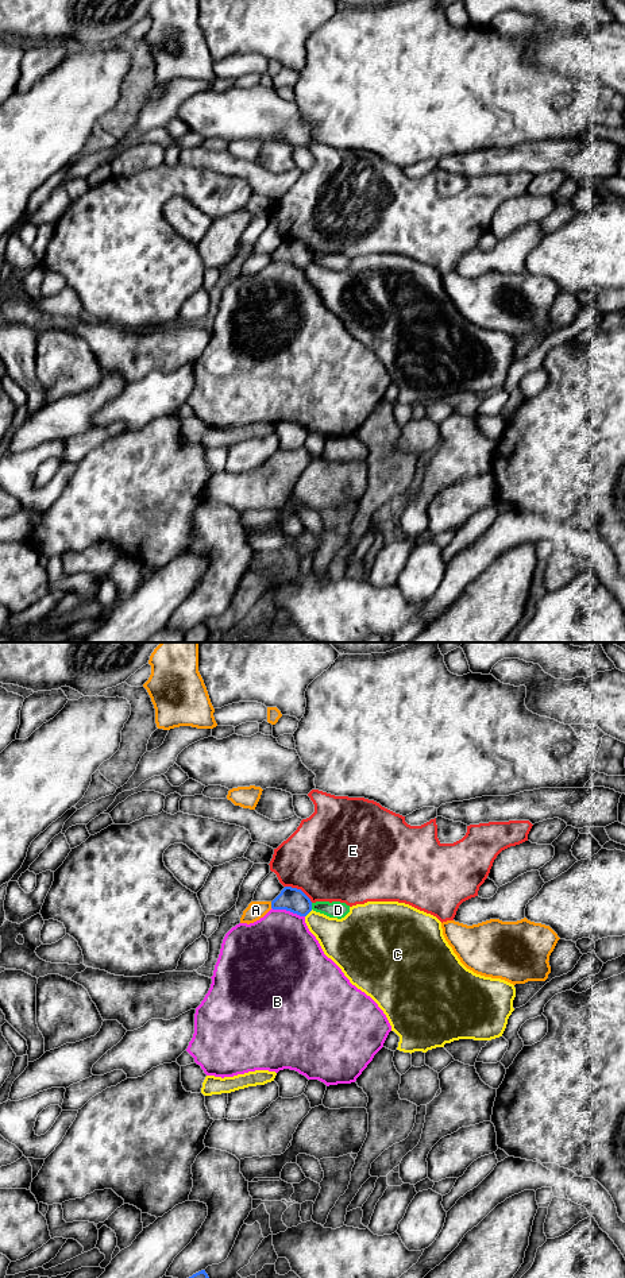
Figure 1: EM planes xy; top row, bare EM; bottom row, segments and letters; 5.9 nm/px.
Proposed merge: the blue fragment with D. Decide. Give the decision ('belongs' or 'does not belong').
does not belong

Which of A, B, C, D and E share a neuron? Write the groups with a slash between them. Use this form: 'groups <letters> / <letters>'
groups A / B / C / D / E

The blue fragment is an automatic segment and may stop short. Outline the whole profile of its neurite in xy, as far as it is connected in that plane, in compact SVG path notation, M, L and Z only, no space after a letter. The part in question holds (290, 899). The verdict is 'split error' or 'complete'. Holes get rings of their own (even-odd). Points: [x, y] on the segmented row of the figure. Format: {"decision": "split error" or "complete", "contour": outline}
{"decision": "complete", "contour": "M285 887L271 901L271 908L306 916L312 911L312 901L301 889Z"}

